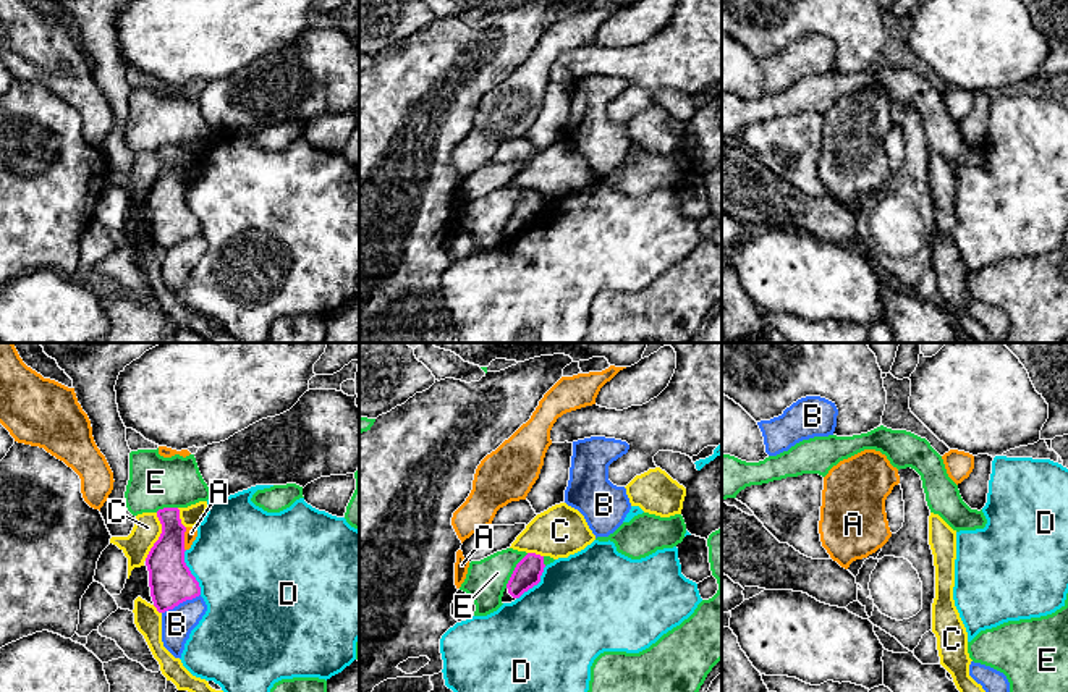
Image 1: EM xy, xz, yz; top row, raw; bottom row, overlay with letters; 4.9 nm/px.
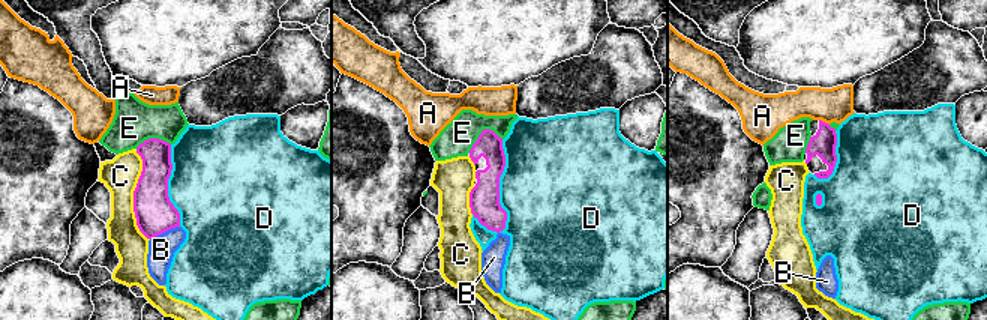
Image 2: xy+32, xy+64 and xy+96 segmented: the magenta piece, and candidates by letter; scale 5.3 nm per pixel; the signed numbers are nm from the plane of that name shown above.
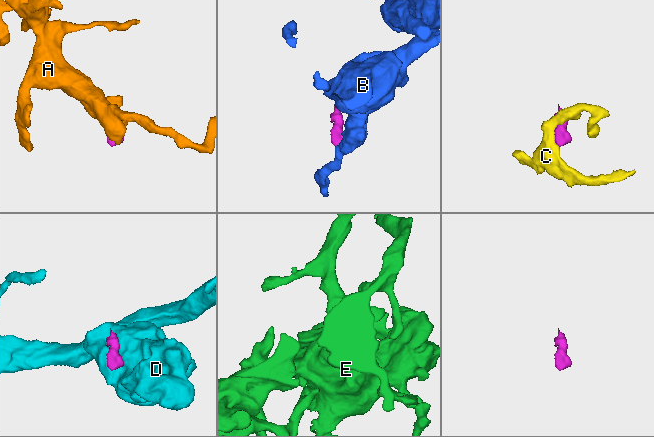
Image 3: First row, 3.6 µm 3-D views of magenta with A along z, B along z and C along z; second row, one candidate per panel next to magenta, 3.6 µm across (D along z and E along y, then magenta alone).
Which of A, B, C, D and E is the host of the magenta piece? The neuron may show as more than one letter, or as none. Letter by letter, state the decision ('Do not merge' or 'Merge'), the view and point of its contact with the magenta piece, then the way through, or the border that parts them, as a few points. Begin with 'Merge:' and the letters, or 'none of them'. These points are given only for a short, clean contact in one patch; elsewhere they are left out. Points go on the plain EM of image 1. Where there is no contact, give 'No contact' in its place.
Merge: none of them
A: Do not merge. Touches magenta at xy (183, 177)
B: Do not merge. Touches magenta at xy (180, 240). Boundary: xy (199, 232), (162, 251)
C: Do not merge. Touches magenta at xy (159, 175)
D: Do not merge. Touches magenta at xy (190, 210)
E: Do not merge. Touches magenta at xz (513, 209). Boundary: xz (528, 191), (517, 202), (505, 225)

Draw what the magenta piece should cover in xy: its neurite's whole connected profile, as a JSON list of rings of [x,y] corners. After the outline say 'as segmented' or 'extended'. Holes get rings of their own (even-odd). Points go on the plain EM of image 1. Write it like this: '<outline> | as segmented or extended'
[[[163,146],[157,149],[157,155],[162,162],[162,171],[150,186],[144,202],[134,205],[126,217],[125,226],[120,233],[112,233],[121,247],[134,247],[134,238],[141,234],[147,241],[154,243],[159,251],[173,247],[186,238],[193,238],[201,233],[201,225],[196,215],[191,212],[184,200],[184,170],[178,146]]] | extended

